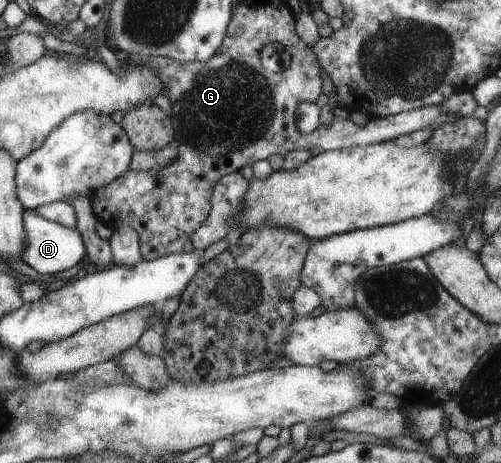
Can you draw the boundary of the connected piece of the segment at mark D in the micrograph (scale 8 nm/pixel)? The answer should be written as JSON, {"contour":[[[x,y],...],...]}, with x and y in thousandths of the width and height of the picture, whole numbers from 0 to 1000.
{"contour":[[[52,451],[44,467],[46,490],[52,501],[52,536],[42,544],[40,559],[70,581],[78,594],[100,594],[126,581],[134,583],[160,559],[168,559],[170,536],[164,508],[148,490],[136,492],[100,479],[60,451]]]}

